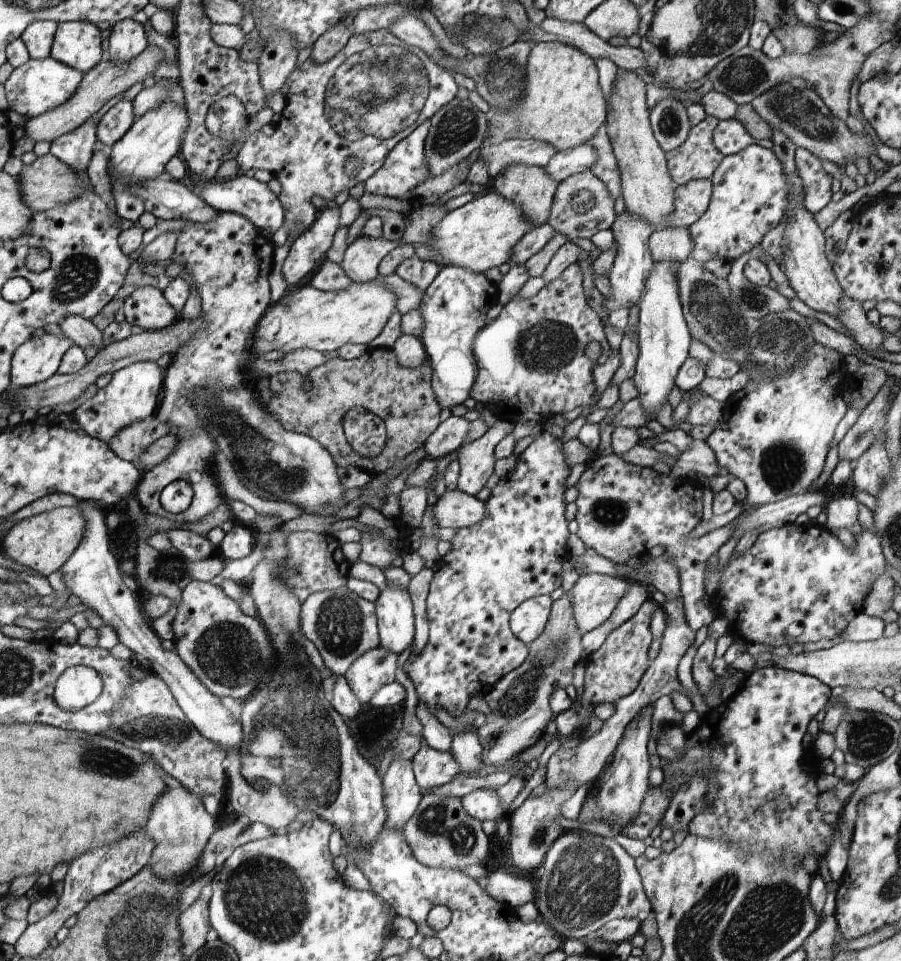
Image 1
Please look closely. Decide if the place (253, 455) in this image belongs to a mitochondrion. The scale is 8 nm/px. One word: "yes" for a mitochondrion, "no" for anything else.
yes

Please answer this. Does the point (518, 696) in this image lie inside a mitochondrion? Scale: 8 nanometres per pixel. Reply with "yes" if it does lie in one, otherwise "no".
yes

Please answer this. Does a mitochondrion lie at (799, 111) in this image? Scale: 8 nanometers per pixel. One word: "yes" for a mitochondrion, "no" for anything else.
yes

